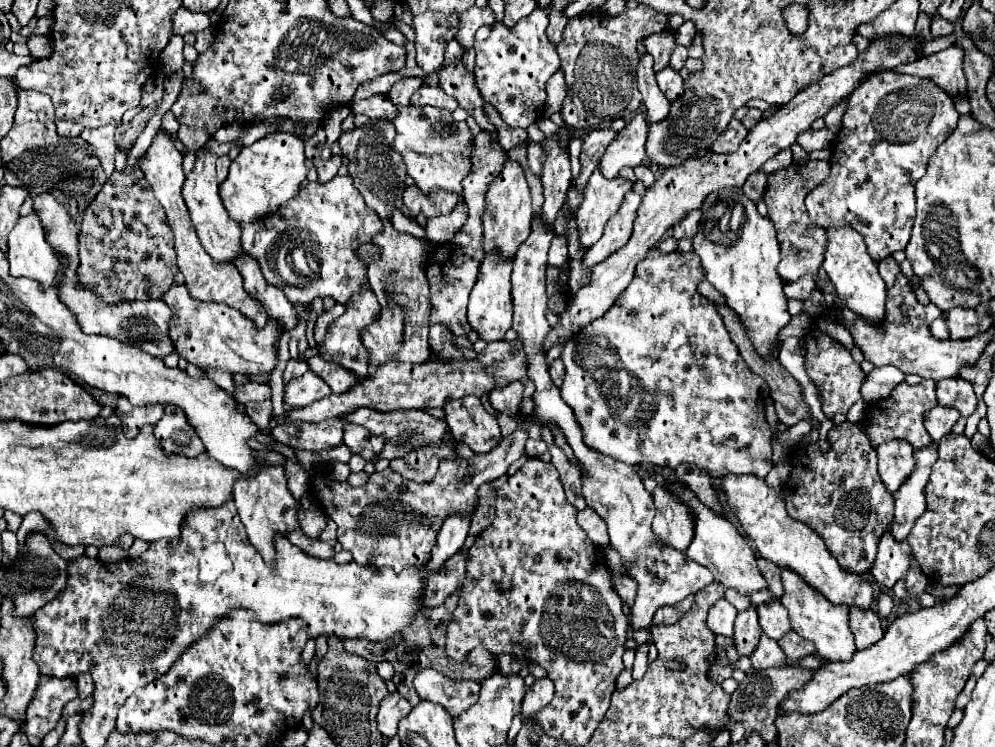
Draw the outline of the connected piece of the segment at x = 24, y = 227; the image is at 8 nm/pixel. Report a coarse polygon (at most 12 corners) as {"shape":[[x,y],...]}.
{"shape":[[38,210],[8,238],[12,276],[56,284],[60,264]]}

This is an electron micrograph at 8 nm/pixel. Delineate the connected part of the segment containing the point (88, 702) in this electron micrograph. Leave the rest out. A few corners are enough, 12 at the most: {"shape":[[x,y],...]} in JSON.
{"shape":[[92,698],[72,700],[64,708],[64,718],[92,708]]}

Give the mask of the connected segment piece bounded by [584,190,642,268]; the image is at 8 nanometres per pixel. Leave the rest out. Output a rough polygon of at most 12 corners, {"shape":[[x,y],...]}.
{"shape":[[628,192],[602,238],[584,254],[584,266],[606,260],[632,236],[642,196]]}

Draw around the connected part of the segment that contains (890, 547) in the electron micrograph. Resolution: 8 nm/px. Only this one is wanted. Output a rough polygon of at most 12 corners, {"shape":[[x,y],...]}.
{"shape":[[884,532],[870,574],[892,588],[910,566],[912,548]]}

